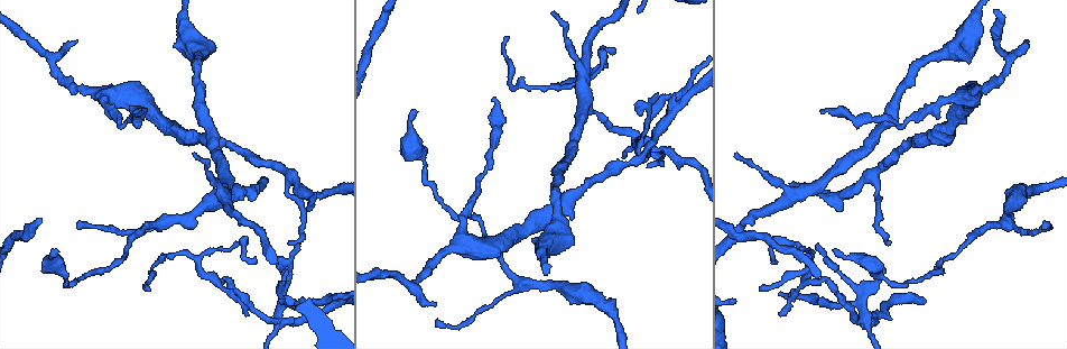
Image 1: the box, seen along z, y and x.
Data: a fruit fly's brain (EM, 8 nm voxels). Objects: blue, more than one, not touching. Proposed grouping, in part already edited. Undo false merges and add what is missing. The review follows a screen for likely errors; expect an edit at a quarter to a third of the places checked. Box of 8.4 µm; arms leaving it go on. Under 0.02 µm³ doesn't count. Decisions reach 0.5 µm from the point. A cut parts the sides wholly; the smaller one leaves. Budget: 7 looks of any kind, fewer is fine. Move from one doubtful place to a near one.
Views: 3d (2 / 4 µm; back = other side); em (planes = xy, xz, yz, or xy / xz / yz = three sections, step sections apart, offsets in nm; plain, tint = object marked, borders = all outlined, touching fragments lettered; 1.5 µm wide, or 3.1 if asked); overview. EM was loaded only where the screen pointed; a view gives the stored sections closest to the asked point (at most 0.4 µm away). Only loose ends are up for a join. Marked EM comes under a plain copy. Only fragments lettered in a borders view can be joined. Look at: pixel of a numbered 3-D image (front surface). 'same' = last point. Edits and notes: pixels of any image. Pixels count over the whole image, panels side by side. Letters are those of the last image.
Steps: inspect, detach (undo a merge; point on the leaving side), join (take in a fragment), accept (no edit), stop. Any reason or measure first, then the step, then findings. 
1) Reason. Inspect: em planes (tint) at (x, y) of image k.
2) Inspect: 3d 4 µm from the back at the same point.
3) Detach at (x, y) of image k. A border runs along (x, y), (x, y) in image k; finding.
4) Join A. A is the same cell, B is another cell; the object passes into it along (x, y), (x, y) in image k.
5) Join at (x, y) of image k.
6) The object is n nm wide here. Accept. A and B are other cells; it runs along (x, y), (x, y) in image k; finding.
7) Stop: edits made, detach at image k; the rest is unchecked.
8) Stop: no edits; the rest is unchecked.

An open end. Inspect: em planes (borders) at (817, 242) of image 1.

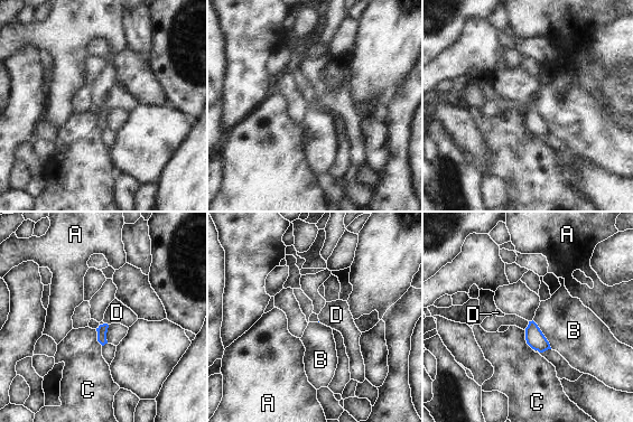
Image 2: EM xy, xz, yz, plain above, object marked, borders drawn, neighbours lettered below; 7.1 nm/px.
The longest contact is with B, 240 nm. Accept. A, B, C and D are other cells; a border runs along (104, 322), (108, 325) in image 2; none of them fits.

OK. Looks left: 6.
Narrows sharply. Inspect: em planes (tint) at (280, 319) of image 1.

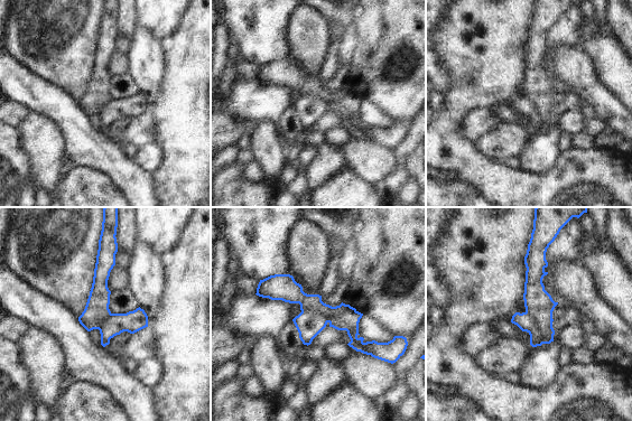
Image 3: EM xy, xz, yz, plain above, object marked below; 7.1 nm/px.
Inspect: em planes (borders) at the same point.

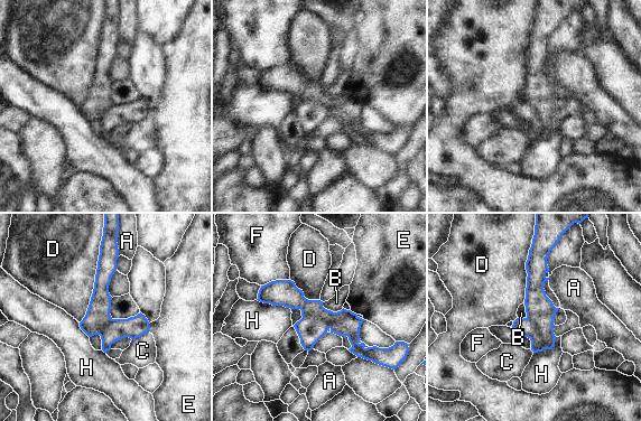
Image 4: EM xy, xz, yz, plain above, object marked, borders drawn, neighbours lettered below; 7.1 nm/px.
The longest contact is with D, 600 nm. Detach at (539, 308) of image 4. A, B, C, D, E, F and H are other cells; a border runs along (527, 317), (536, 326), (545, 348) in image 4; two neurons meet here.

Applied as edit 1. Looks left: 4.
Branch stops here. Inspect: 3d 2 µm from the back at (76, 41) of image 1.

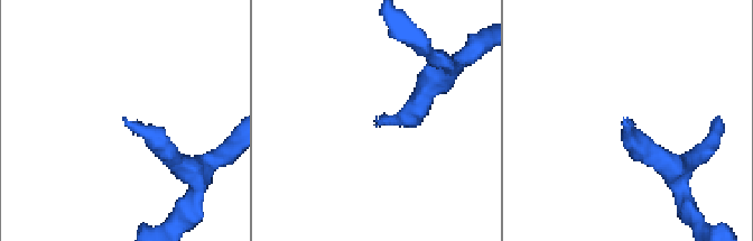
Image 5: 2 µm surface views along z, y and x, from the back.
Need the tissue. Inspect: em planes (borders) at (124, 119) of image 5.

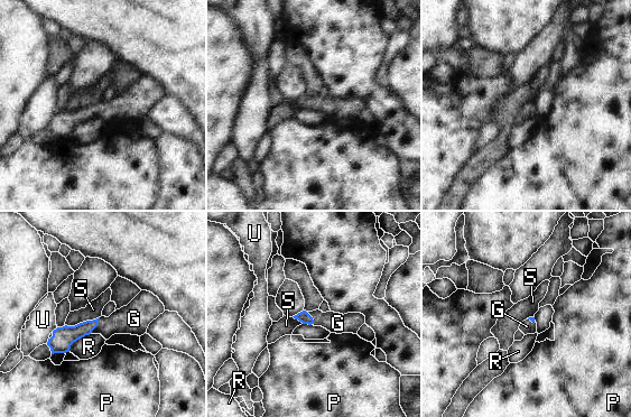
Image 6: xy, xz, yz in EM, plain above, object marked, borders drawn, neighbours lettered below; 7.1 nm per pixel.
Join G. G is the same cell, P, R, S and U are other cells; the object passes into it along (64, 336), (96, 325), (129, 320) in image 6; it goes on there.

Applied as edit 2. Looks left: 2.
Stop: edits made, detach at image 4, join at image 6; the rest is unchecked.

